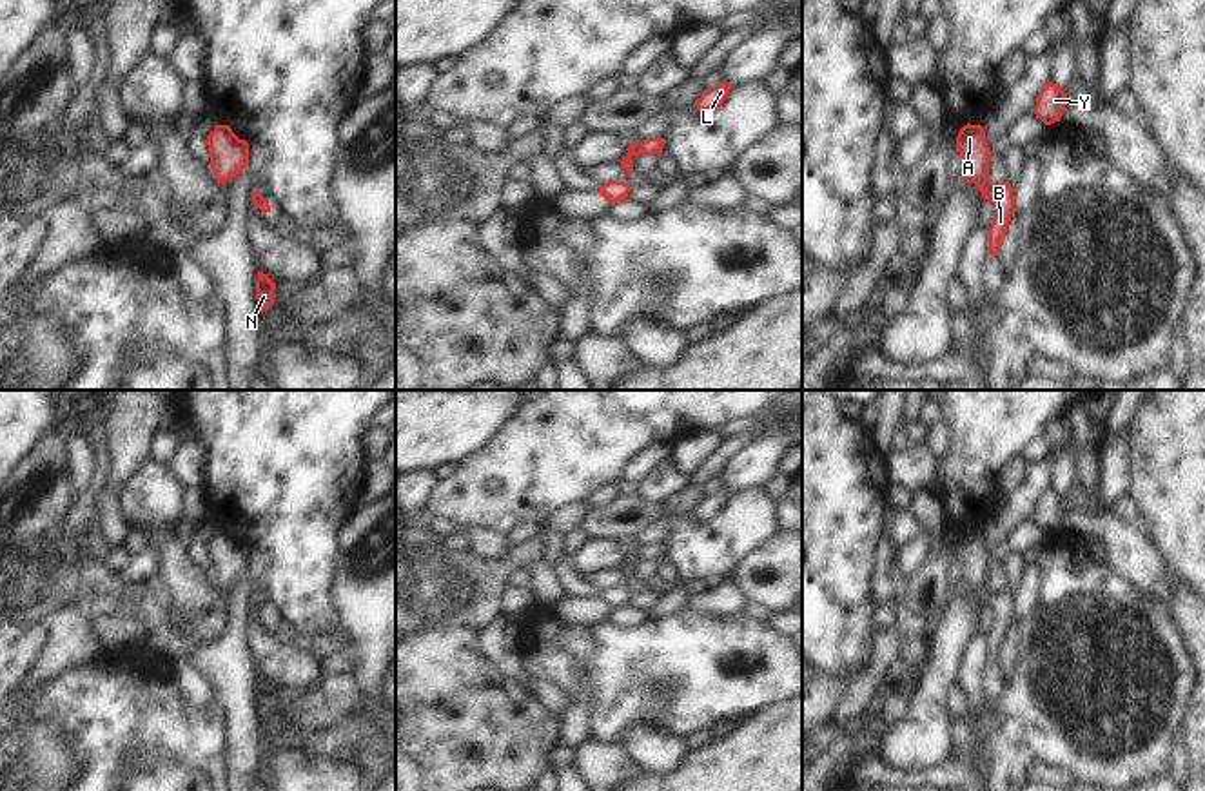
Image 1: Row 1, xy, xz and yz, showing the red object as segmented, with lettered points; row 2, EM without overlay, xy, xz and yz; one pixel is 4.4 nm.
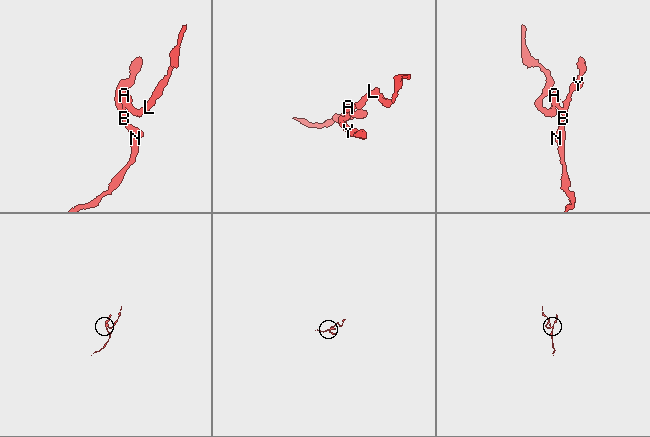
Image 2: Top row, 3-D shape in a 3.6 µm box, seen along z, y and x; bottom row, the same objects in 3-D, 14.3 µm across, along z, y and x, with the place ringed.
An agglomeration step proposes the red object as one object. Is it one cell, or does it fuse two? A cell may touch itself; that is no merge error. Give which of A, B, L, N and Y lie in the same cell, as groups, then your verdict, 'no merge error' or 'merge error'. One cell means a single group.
A B L N Y; no merge error

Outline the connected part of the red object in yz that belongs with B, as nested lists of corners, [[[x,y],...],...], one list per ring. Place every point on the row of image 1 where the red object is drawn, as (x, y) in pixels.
[[[964,125],[956,136],[956,152],[964,158],[964,181],[975,183],[984,200],[991,200],[996,214],[989,227],[989,254],[996,254],[1014,212],[1014,189],[1005,183],[993,183],[989,172],[989,147],[982,125]]]

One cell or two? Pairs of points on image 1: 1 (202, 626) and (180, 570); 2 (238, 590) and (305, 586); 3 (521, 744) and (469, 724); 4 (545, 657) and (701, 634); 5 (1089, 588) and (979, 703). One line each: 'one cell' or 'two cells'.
1: one cell
2: two cells
3: one cell
4: one cell
5: two cells

